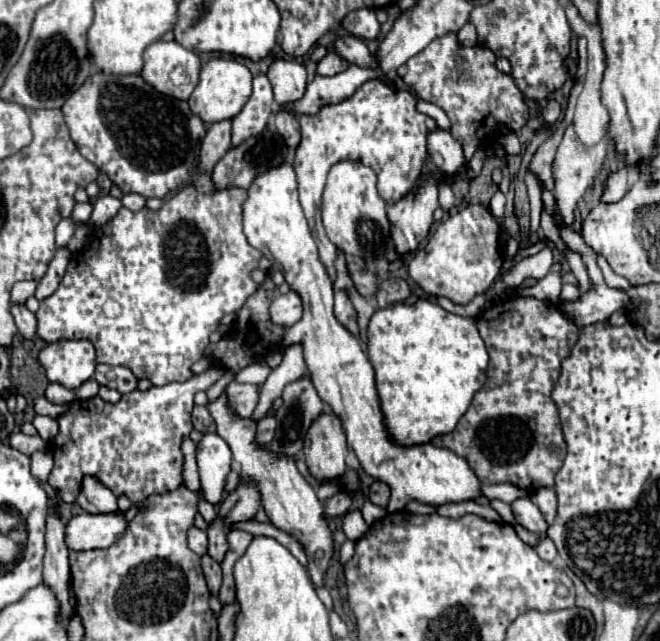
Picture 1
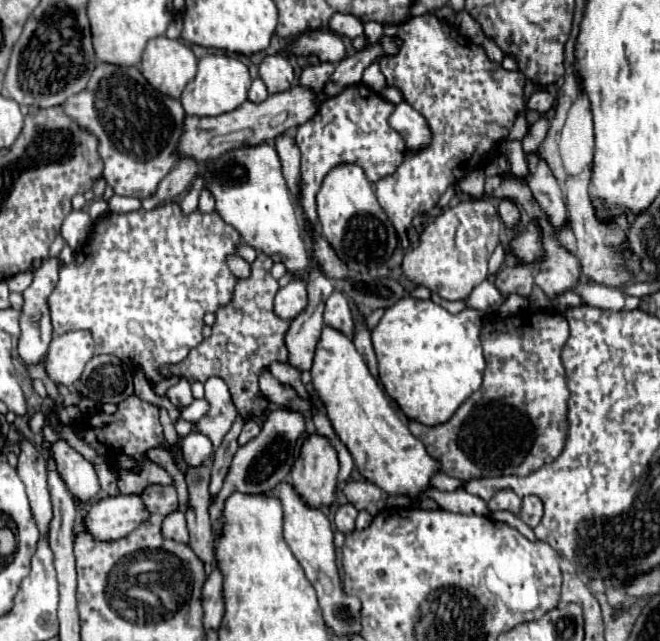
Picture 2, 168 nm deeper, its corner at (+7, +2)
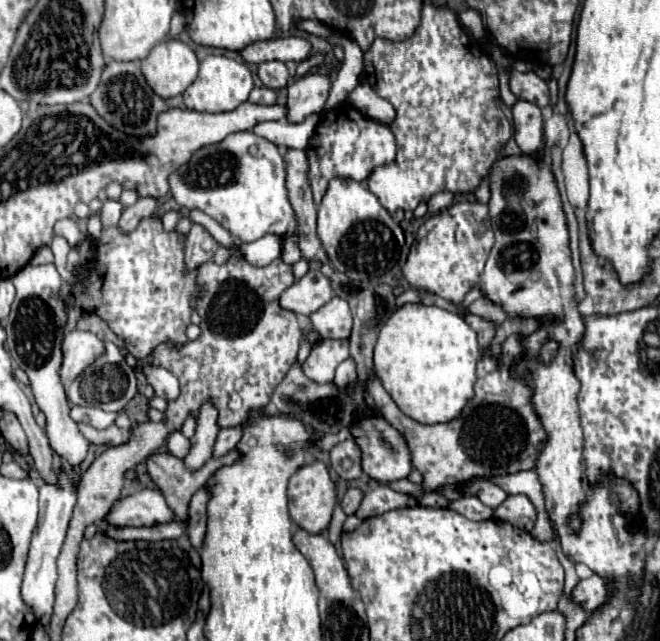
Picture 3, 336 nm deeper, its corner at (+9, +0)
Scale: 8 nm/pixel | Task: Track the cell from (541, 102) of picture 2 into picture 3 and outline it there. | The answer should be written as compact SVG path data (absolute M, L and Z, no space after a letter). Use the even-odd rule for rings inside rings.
M508 69L508 73L510 89L518 99L534 103L538 107L548 105L548 85L544 79L540 79L536 73L518 73L514 69Z

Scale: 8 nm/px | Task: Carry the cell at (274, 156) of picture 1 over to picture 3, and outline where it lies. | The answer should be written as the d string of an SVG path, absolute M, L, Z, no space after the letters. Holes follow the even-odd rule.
M192 223L190 233L186 237L186 267L196 269L198 265L212 261L214 253L218 249L218 243L214 237L198 223Z

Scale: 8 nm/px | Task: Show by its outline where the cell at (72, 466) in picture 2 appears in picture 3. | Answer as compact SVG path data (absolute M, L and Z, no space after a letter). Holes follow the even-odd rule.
M26 265L12 277L12 281L16 285L16 299L6 319L8 351L14 363L26 371L36 403L46 415L46 435L50 439L50 447L62 457L64 463L68 463L70 467L80 467L80 463L88 455L88 439L78 429L78 423L68 415L70 407L58 375L62 359L60 343L64 339L66 325L66 311L58 297L62 279L54 265Z

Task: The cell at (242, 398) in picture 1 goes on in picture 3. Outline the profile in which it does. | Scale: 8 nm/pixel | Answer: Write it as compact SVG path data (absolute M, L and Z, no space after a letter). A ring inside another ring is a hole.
M206 401L200 411L198 411L198 419L196 419L196 433L190 439L192 449L190 453L184 457L184 463L188 469L200 469L214 453L214 443L218 437L220 425L218 425L218 409L212 401Z

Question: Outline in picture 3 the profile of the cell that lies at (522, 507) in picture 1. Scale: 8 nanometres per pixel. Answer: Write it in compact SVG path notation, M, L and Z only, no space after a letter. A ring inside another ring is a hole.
M474 479L474 481L470 481L466 495L470 495L470 493L476 495L484 505L488 505L492 509L496 509L498 505L502 505L504 499L508 497L508 493L504 489L496 487L488 479Z

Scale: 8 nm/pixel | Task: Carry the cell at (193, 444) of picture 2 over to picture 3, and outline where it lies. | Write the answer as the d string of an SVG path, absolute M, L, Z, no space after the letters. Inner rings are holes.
M174 431L168 439L168 451L178 457L178 459L184 459L190 451L190 441L180 433L180 431Z

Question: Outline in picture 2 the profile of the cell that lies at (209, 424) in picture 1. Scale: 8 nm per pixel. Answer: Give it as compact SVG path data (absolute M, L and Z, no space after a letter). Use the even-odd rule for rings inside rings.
M180 377L178 383L168 389L166 397L168 397L176 407L186 407L186 405L190 405L190 403L194 401L194 397L192 397L192 393L190 393L190 383L188 383L188 379Z

